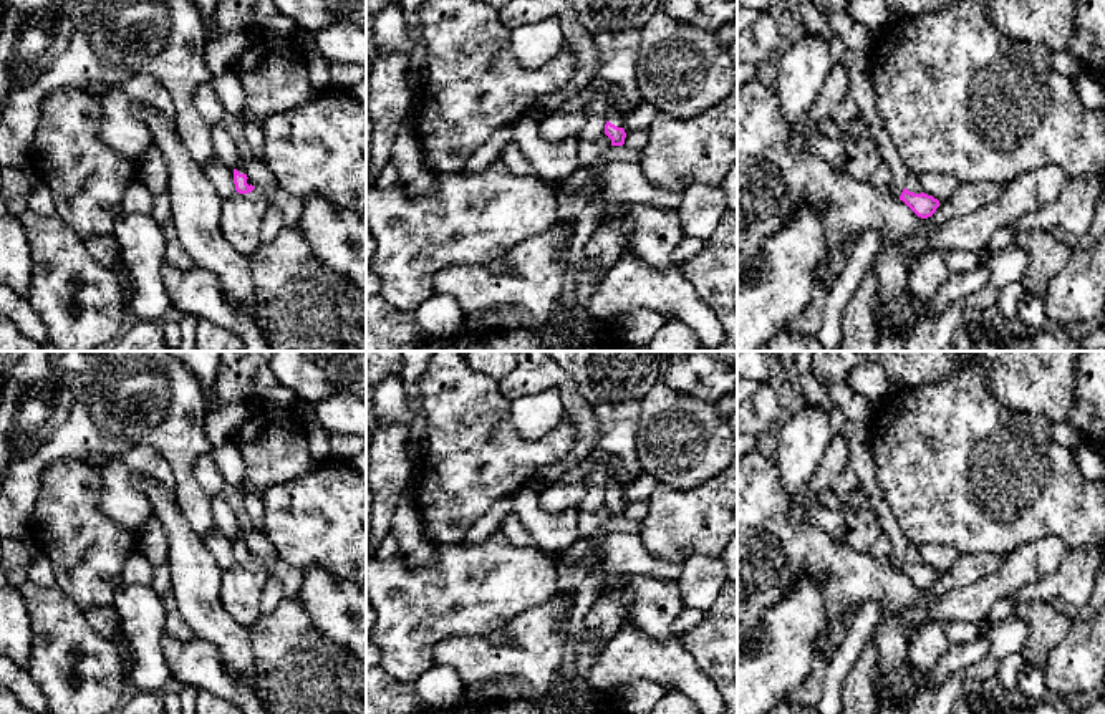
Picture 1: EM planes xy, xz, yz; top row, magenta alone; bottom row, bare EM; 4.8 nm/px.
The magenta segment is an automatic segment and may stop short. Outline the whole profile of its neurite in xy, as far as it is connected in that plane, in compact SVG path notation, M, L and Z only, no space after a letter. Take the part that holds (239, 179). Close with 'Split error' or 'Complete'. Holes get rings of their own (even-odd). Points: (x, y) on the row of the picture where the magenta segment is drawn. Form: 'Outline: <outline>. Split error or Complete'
Outline: M239 157L237 167L234 169L234 184L239 194L249 194L255 189L244 171L245 162L244 157Z. Split error

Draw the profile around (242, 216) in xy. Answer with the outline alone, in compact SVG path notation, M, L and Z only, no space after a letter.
M253 189L235 192L224 202L220 227L227 242L242 255L252 257L260 247L260 229L268 209L267 197Z

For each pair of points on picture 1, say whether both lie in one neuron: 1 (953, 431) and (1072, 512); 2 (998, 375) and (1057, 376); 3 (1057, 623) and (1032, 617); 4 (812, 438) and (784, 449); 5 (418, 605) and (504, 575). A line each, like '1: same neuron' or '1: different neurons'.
1: same neuron
2: same neuron
3: same neuron
4: same neuron
5: same neuron

